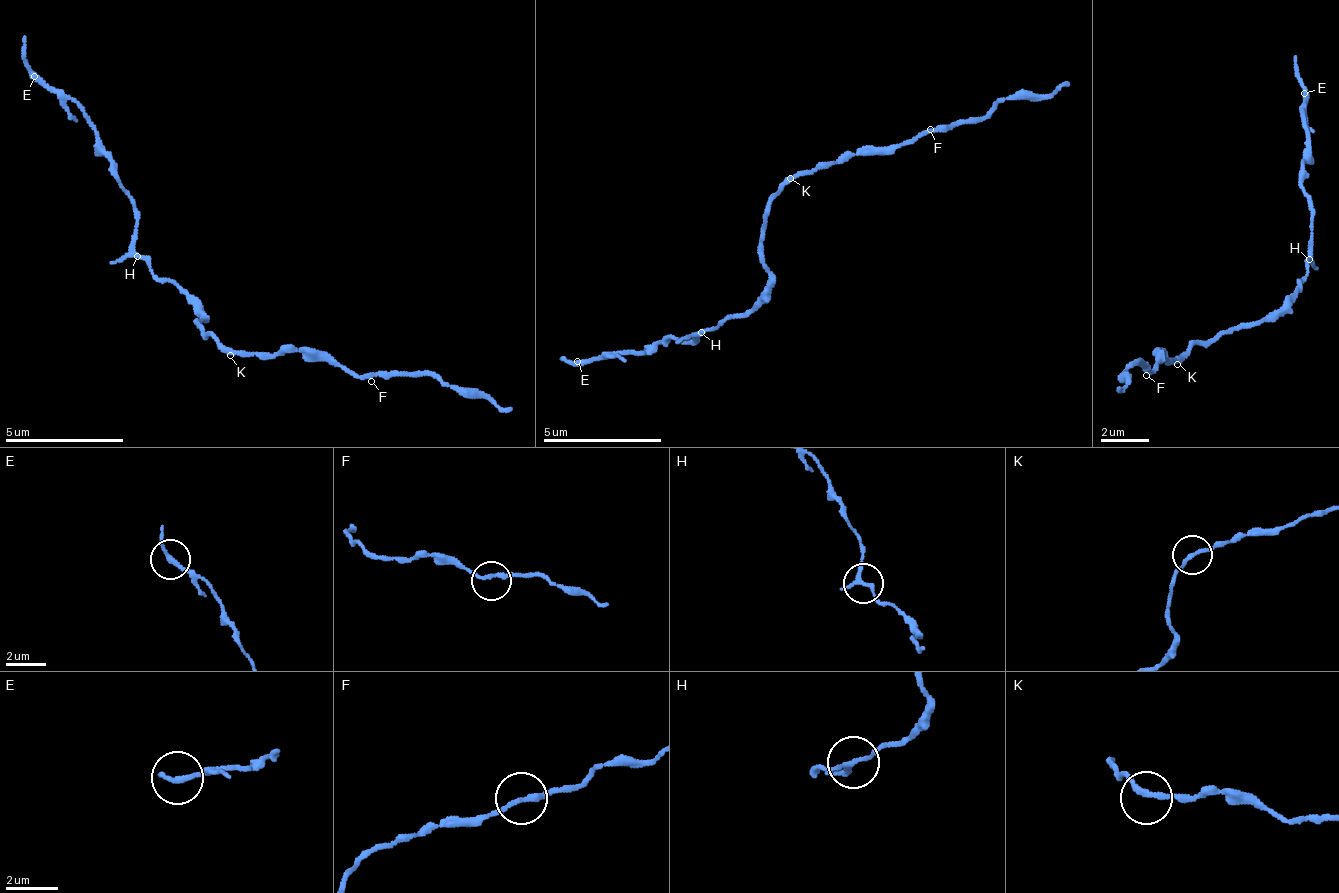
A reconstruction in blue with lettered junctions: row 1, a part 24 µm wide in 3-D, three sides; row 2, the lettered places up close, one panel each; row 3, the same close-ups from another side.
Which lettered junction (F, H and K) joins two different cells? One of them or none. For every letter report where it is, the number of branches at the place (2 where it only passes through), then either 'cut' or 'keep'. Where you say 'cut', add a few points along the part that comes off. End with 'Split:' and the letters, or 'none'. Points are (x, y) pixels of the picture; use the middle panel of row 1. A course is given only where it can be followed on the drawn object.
F: (930, 129) | 2 | keep
H: (701, 332) | 2 | cut | (699, 334), (693, 341), (664, 341), (570, 363), (561, 361)
K: (790, 178) | 2 | keep
Split: H

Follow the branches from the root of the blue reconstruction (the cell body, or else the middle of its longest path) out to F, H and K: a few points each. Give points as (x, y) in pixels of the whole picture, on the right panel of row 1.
F: (1239, 326), (1216, 332), (1173, 362), (1161, 355), (1165, 351), (1146, 375)
H: (1239, 326), (1257, 327), (1297, 287), (1296, 283), (1306, 273), (1305, 263), (1310, 258)
K: (1239, 326), (1228, 326), (1222, 332), (1216, 332), (1205, 343), (1199, 343), (1177, 364)

